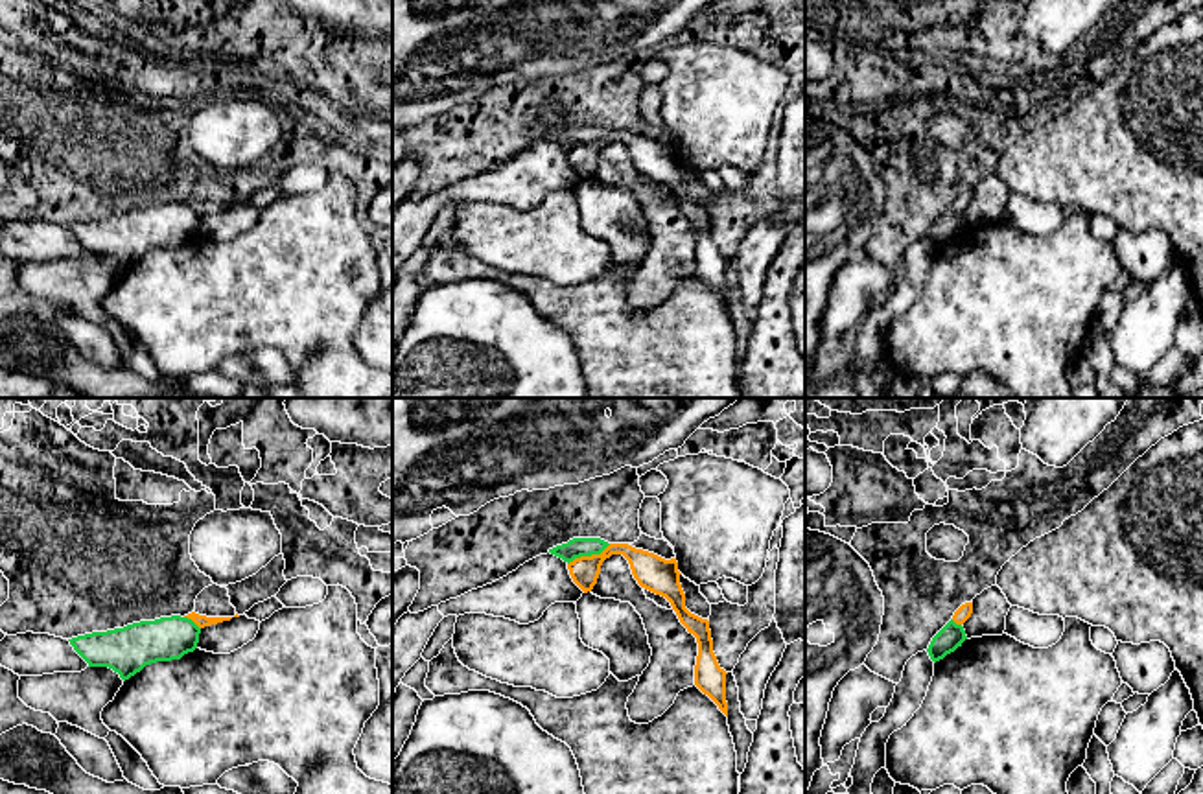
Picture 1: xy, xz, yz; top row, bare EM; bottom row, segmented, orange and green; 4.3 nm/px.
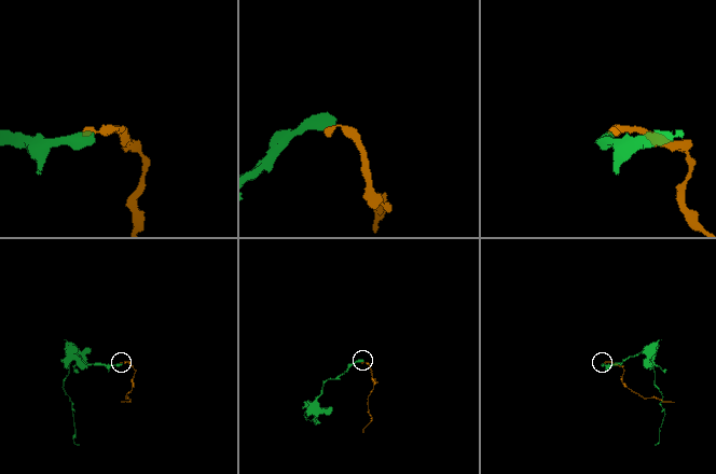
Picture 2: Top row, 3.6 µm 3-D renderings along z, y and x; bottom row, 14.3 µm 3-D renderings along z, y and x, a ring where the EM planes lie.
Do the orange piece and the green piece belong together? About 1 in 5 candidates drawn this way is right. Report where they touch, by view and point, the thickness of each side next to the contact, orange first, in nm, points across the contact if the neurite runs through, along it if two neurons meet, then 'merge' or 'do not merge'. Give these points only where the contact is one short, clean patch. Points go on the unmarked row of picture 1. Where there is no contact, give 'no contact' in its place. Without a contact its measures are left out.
meets orange in xz at (588, 144); 130 nm thick on the orange side, 90 nm on the other; border along xz (610, 131), (599, 140), (575, 144), (568, 151); do not merge

